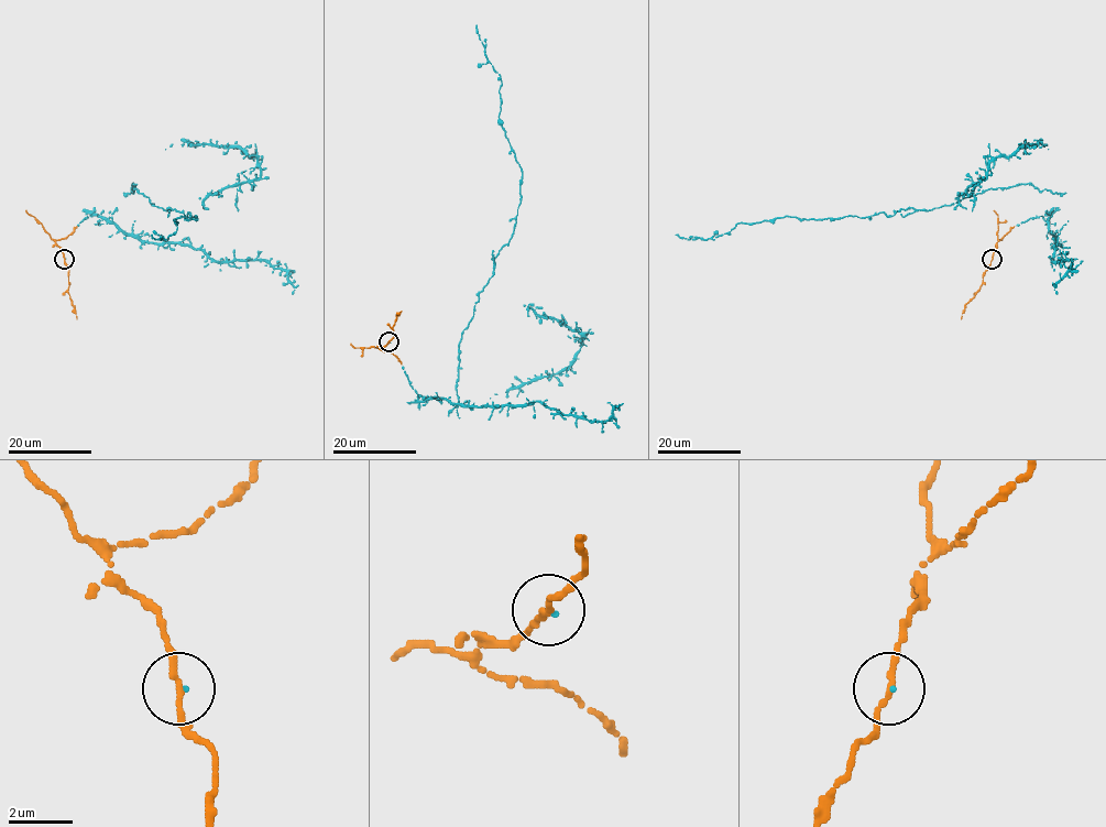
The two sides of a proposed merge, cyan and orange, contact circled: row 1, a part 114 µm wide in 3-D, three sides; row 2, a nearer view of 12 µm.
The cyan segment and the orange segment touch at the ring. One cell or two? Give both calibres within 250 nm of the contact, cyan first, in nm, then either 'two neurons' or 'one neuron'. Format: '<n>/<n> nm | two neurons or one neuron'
70/180 nm | one neuron

